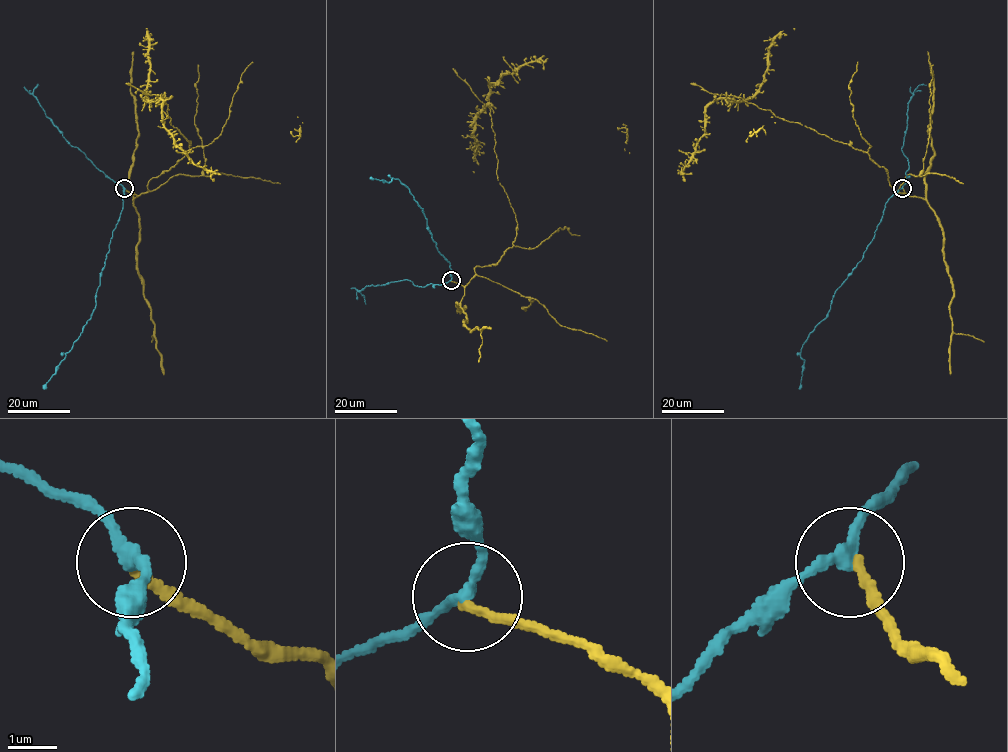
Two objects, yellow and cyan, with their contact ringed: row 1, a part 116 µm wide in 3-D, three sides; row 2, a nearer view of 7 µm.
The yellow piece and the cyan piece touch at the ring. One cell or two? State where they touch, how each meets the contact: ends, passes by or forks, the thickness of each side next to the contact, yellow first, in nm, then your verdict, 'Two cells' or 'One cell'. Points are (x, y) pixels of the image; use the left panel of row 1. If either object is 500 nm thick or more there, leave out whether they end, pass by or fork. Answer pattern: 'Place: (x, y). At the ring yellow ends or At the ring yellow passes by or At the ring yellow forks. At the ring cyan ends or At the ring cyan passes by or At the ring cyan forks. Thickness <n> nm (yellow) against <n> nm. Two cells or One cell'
Place: (124, 188). At the ring yellow ends. At the ring cyan passes by. Thickness 200 nm (yellow) against 240 nm. One cell

